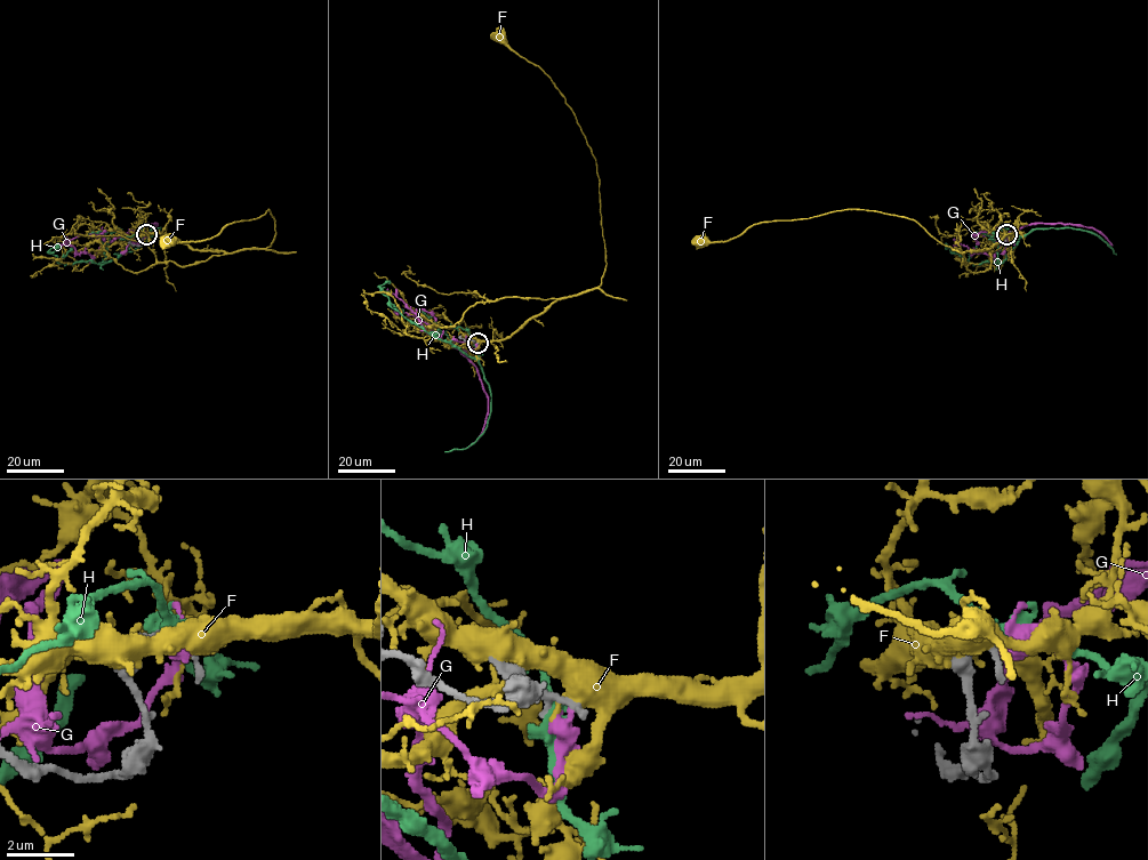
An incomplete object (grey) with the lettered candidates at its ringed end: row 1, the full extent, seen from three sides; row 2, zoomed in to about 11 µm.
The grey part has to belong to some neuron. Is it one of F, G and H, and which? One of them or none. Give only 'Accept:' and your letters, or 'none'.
Accept: none

